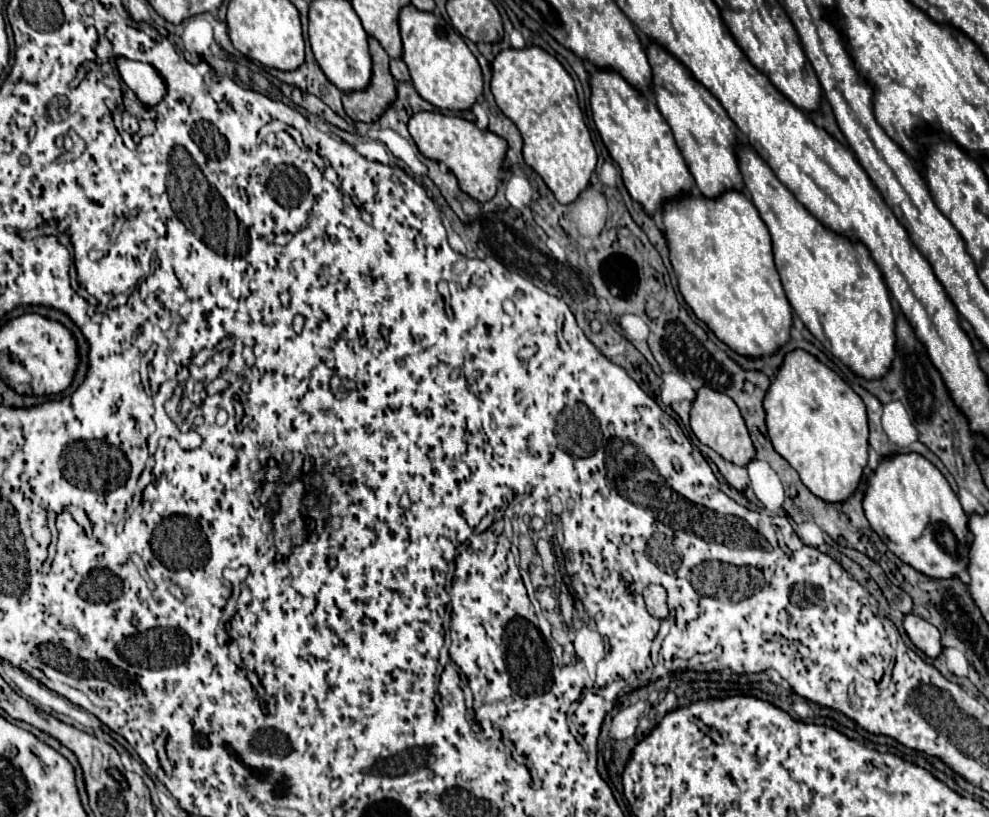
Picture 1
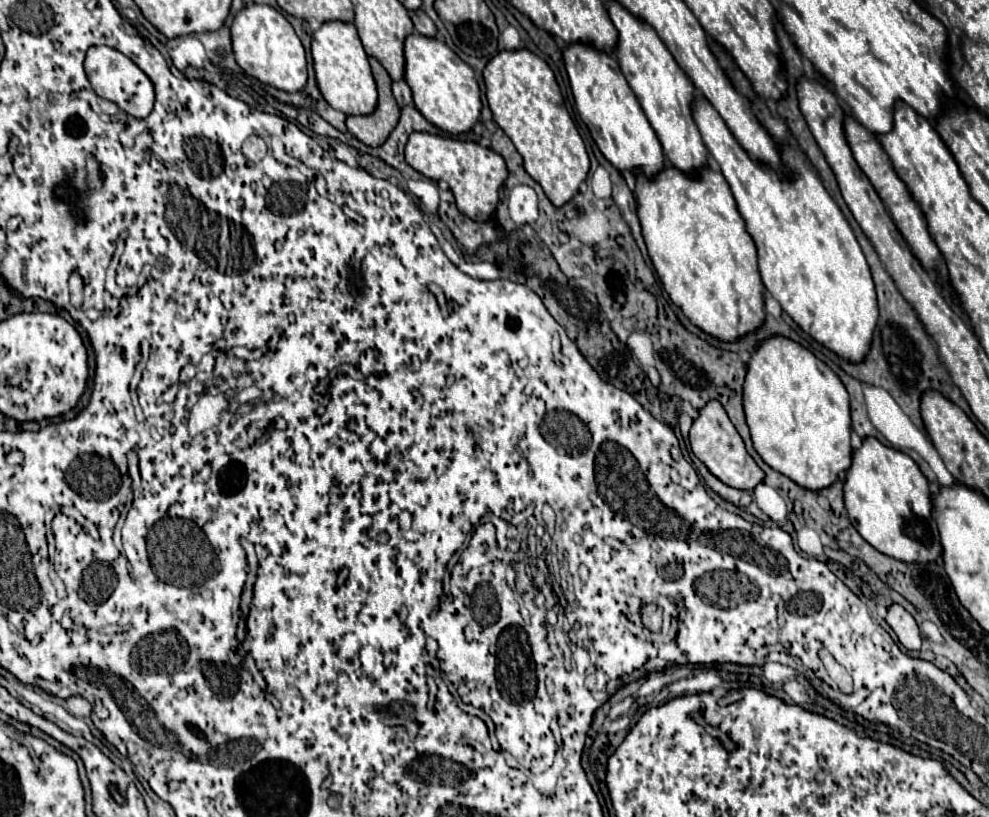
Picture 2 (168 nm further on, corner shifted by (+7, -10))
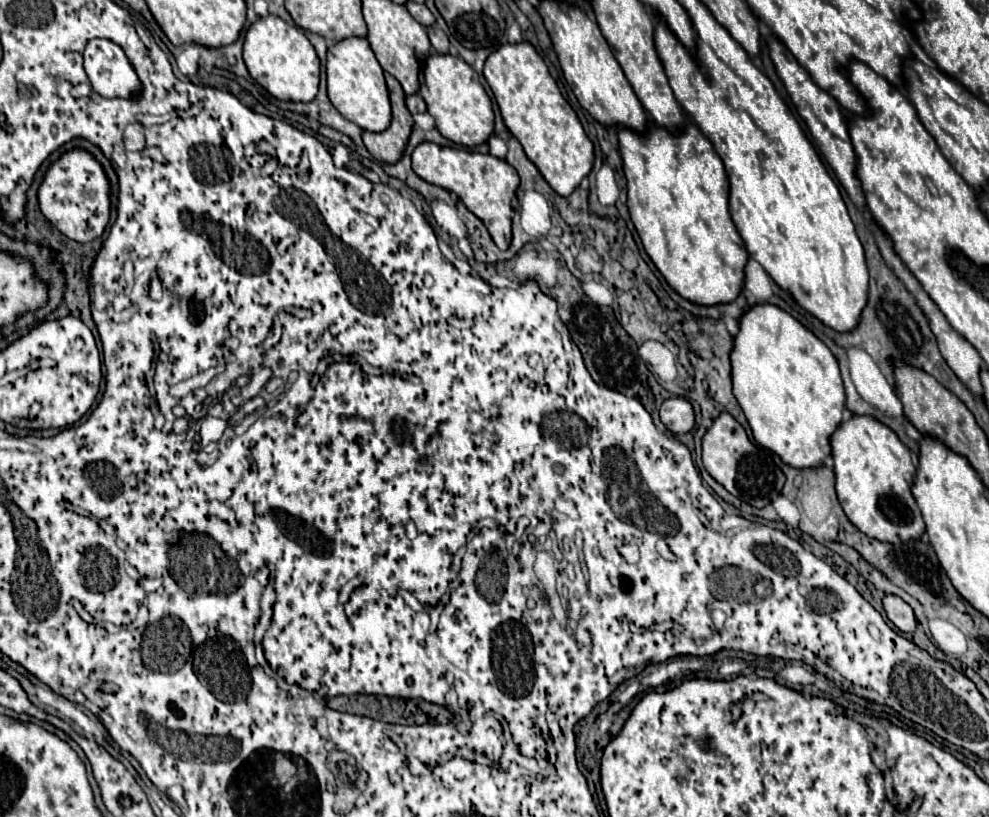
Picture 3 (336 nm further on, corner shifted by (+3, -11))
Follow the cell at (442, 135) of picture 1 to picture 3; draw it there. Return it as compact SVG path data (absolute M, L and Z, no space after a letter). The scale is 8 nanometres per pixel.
M423 142L413 150L413 170L429 184L441 186L449 192L455 192L459 200L487 226L493 242L499 250L507 250L511 244L511 218L513 208L511 200L515 198L519 176L513 166L505 160L499 160L491 154L479 154L469 150L443 148L431 142Z

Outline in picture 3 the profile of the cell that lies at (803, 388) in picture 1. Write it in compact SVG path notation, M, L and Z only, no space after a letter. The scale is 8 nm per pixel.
M753 304L739 318L739 332L731 348L731 380L733 394L751 426L753 438L763 448L775 452L793 468L811 468L823 464L831 456L829 436L843 420L845 390L839 366L831 350L799 320L775 304Z

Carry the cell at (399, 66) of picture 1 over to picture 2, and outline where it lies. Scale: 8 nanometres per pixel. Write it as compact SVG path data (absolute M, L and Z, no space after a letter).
M403 79L393 81L391 89L393 89L393 95L395 95L395 99L397 99L397 103L399 103L401 107L405 107L405 105L413 105L413 99L411 99L411 89L407 87L407 83L405 83Z

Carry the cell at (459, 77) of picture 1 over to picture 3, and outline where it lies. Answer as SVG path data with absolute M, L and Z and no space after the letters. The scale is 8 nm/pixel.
M437 52L427 56L419 94L427 102L429 114L437 122L437 130L447 140L461 146L479 146L485 144L487 138L493 134L495 116L493 116L491 98L481 86L477 72L463 58L451 54L441 56Z

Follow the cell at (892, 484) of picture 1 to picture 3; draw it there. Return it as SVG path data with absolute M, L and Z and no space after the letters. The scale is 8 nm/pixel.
M853 414L831 434L835 488L847 518L869 538L899 544L917 540L925 532L921 512L911 494L915 464L897 434L873 416Z

